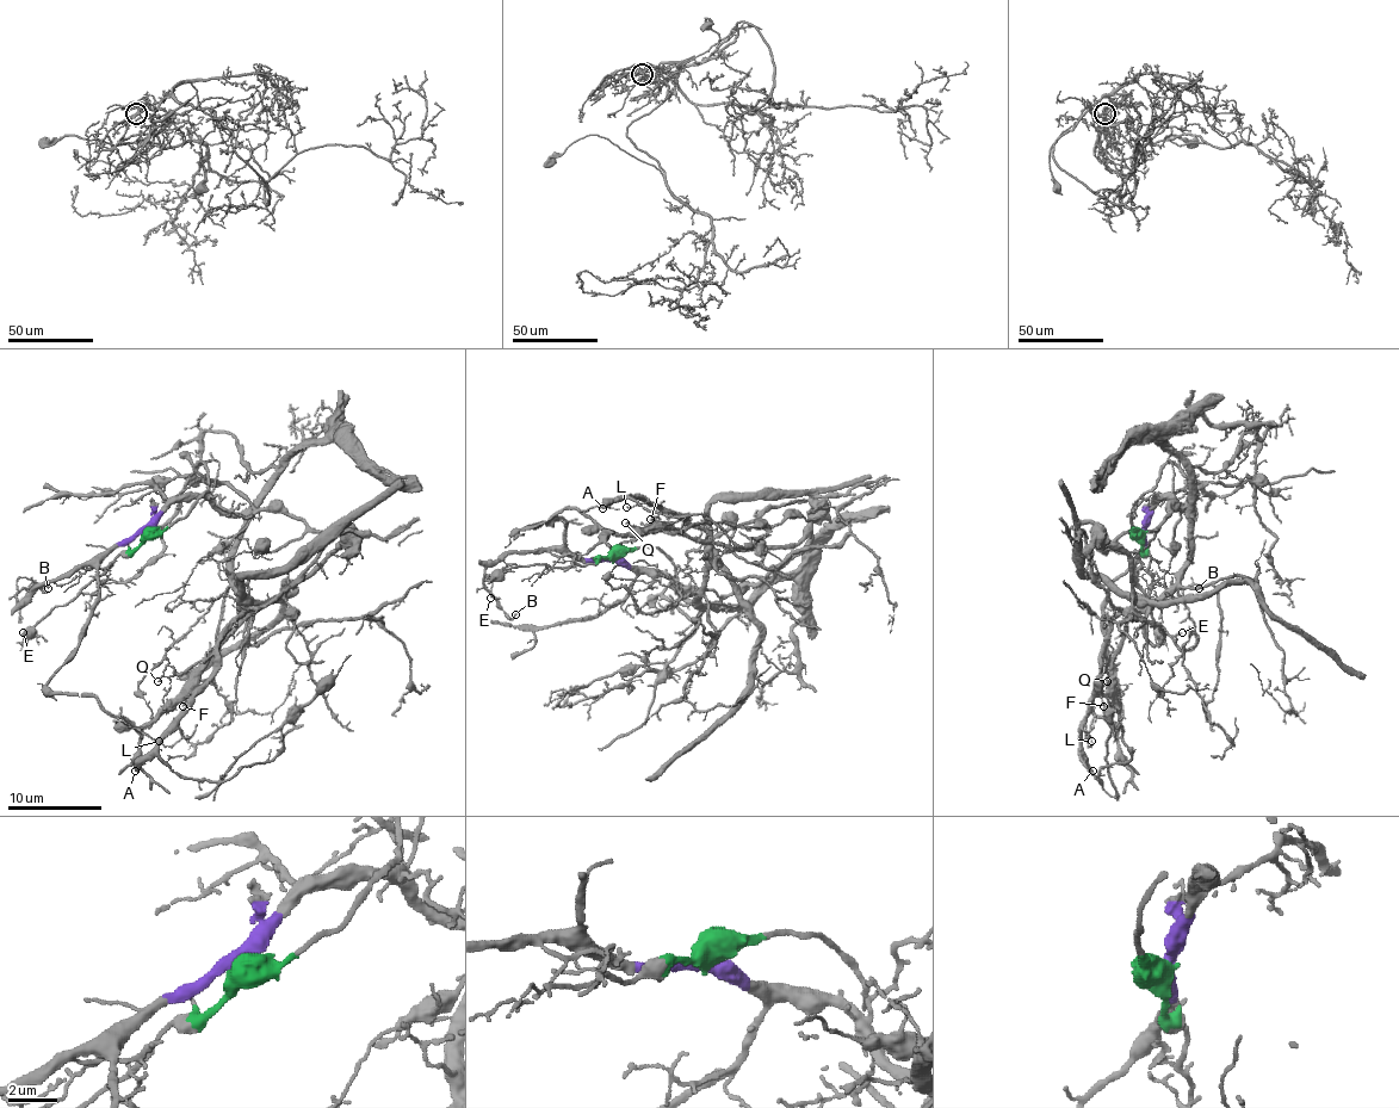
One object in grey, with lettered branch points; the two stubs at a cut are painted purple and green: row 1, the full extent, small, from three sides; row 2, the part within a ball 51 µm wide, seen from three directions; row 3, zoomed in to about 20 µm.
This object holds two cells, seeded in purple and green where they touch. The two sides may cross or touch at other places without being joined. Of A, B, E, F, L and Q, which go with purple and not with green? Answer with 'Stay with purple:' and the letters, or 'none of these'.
Stay with purple: A, B, F, L, Q

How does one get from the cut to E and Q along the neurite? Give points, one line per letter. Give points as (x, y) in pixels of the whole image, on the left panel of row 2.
E: (143, 531), (143, 540), (136, 548), (117, 557), (72, 599), (56, 606), (25, 635), (23, 632)
Q: (143, 531), (173, 502), (197, 497), (245, 519), (233, 575), (242, 613), (199, 661), (156, 681)

